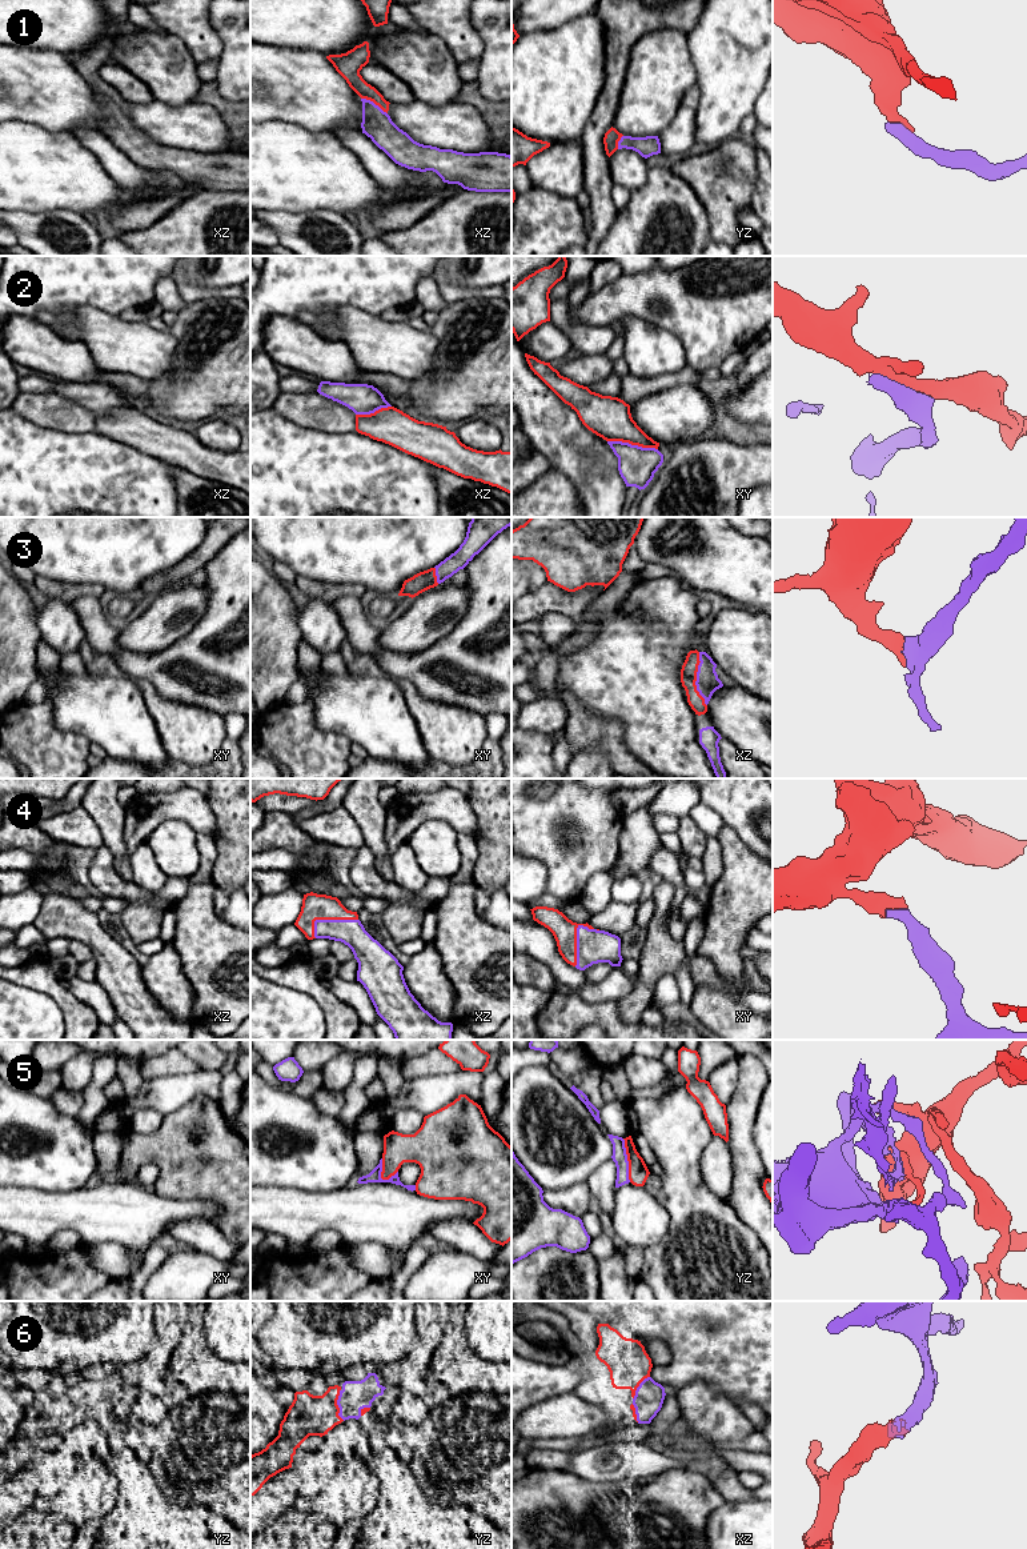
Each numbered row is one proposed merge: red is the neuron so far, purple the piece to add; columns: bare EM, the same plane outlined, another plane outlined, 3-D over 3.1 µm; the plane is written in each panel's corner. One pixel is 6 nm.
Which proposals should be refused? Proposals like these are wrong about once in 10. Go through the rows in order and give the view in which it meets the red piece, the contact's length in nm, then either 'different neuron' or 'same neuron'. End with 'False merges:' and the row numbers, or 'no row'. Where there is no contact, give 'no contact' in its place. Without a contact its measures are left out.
1: contact in xz; length 190 nm; same neuron
2: contact in xy; length 300 nm; same neuron
3: contact in xz; length 340 nm; same neuron
4: contact in xz; length 300 nm; same neuron
5: contact in yz; length 260 nm; same neuron
6: contact in yz; length 190 nm; same neuron
False merges: no row

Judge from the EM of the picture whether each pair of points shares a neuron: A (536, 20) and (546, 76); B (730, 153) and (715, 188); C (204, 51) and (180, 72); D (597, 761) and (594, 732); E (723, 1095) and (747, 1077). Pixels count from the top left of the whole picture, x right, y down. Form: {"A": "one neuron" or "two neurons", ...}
{"A": "two neurons", "B": "one neuron", "C": "two neurons", "D": "two neurons", "E": "two neurons"}

